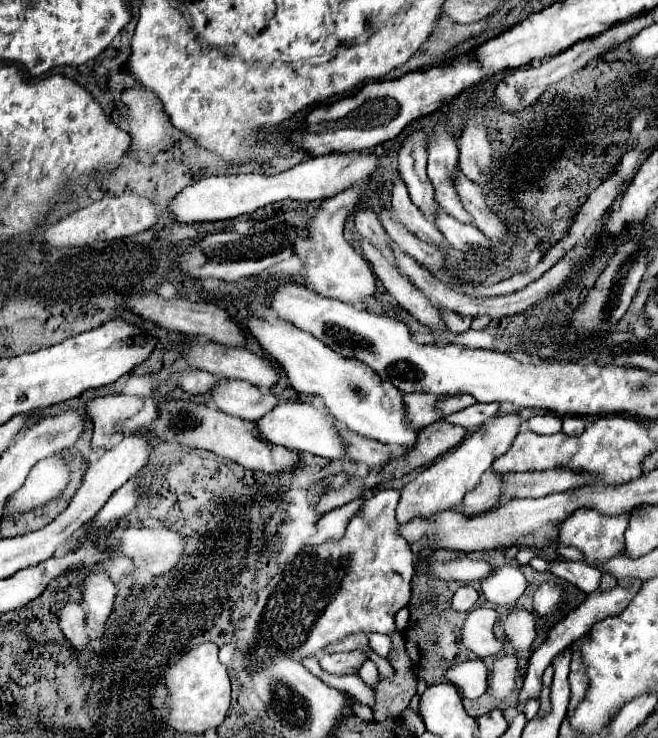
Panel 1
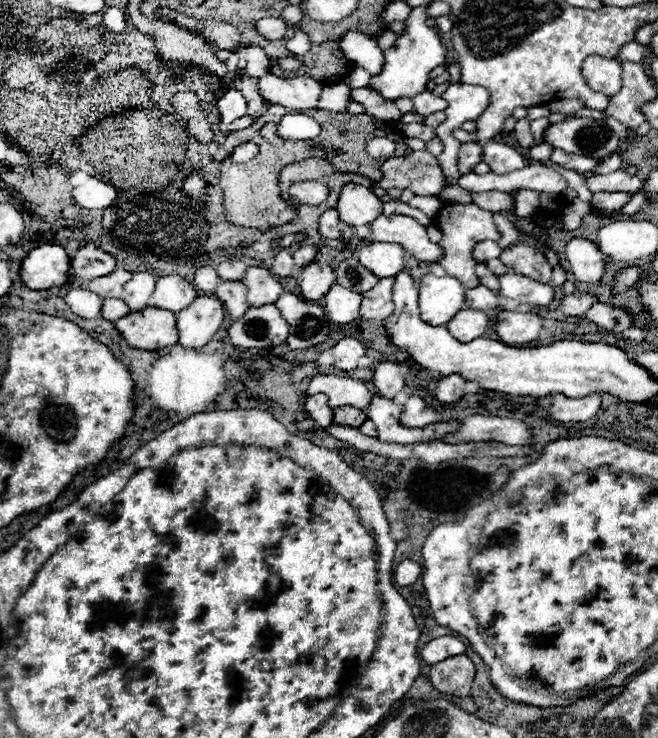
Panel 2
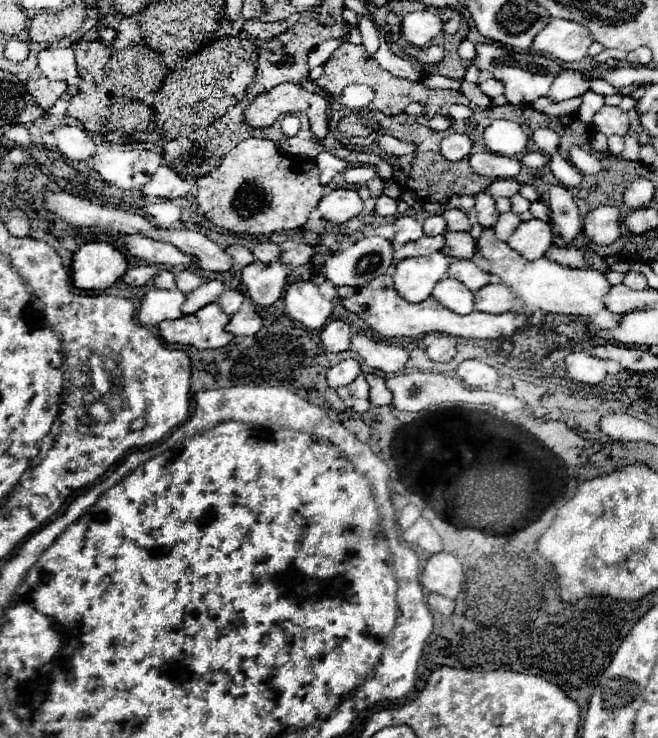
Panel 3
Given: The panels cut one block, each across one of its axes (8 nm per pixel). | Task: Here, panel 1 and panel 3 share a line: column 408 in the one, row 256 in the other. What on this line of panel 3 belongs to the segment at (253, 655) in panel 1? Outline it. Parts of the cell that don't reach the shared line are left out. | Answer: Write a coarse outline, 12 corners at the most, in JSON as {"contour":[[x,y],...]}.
{"contour":[[552,244],[546,258],[572,268],[610,270],[604,258]]}

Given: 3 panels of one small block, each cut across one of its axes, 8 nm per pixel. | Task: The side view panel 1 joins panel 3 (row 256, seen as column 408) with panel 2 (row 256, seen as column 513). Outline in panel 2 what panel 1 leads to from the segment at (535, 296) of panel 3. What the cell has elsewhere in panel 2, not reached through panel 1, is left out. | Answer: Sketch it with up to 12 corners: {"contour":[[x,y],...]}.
{"contour":[[378,216],[374,242],[398,242],[420,262],[438,262],[440,244],[410,216]]}

